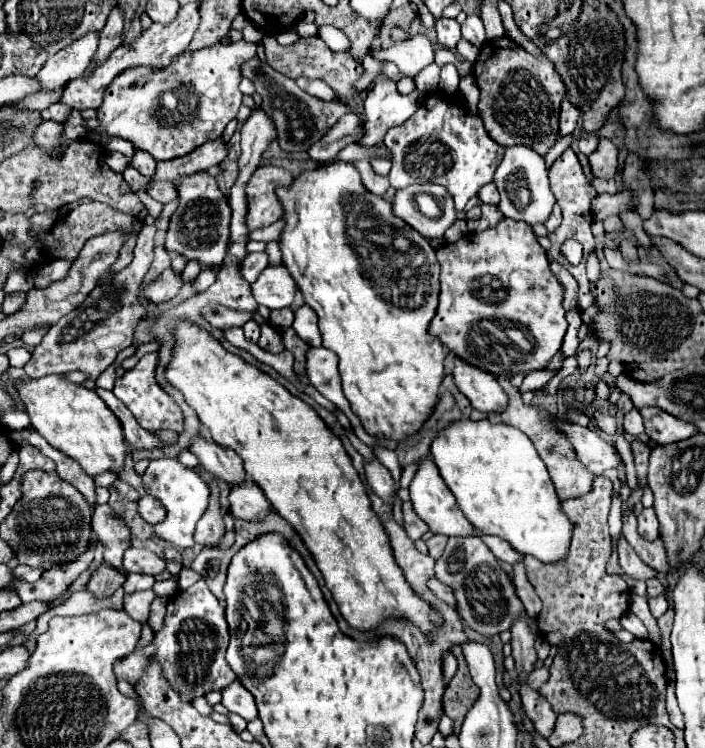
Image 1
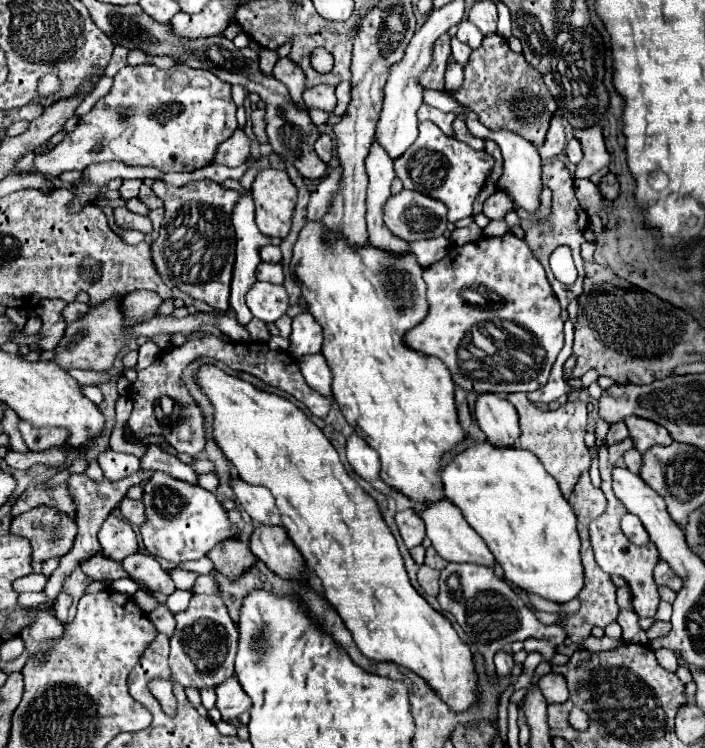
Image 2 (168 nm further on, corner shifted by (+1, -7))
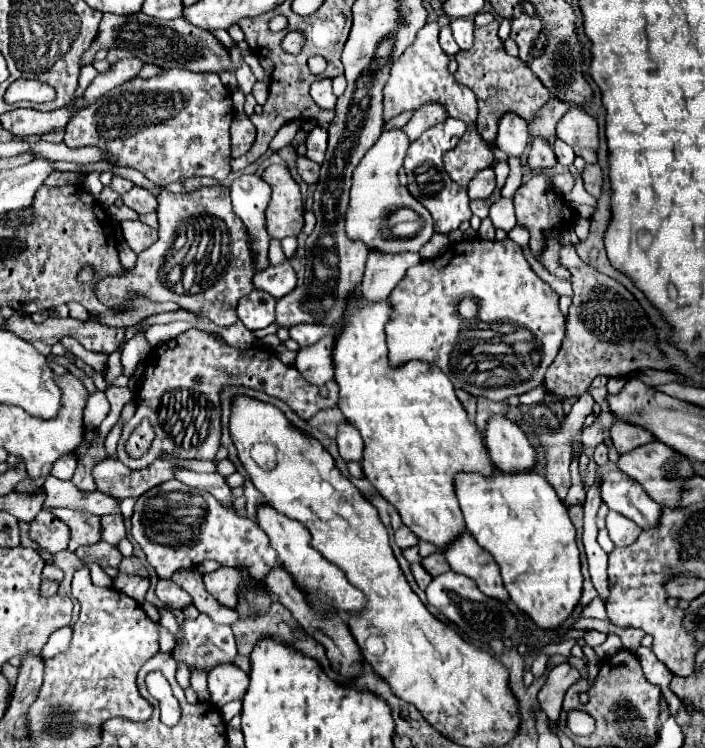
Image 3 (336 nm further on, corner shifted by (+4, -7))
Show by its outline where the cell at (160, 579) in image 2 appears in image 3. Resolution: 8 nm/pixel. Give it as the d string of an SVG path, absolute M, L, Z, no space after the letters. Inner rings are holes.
M159 580L157 588L159 588L159 600L173 610L181 610L183 606L191 604L189 594L183 588L179 588L173 580Z

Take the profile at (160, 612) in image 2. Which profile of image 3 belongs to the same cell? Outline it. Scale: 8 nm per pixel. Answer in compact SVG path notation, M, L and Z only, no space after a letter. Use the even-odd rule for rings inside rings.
M157 624L157 628L159 628L159 644L161 644L161 652L171 652L171 650L173 650L173 644L175 644L173 634L171 634L165 626L161 626L161 624Z

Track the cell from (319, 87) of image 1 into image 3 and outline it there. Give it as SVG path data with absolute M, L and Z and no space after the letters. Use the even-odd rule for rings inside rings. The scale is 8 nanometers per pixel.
M317 80L313 86L311 86L311 96L313 100L321 106L321 108L327 108L327 110L333 110L335 108L335 94L331 90L331 80Z

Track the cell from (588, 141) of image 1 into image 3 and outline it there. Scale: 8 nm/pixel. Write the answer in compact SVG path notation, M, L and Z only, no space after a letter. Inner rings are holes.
M555 140L555 156L557 156L559 164L569 166L569 164L571 164L569 158L575 158L575 152L573 152L573 148L571 148L569 144L565 144L565 142L561 142L561 140Z

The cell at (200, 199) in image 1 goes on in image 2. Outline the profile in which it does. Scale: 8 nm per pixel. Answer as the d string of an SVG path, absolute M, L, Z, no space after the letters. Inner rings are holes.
M212 180L192 182L184 188L174 188L164 182L154 182L152 190L164 200L164 220L158 238L152 242L152 262L166 286L178 288L192 300L202 300L214 310L230 308L232 264L236 260L236 234L232 228L232 210L240 200L236 190L230 190Z

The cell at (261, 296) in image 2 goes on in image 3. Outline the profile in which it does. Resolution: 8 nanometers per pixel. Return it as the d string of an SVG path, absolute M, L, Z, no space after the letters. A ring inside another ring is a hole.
M253 290L239 302L237 316L249 330L267 328L275 322L275 298L269 292Z

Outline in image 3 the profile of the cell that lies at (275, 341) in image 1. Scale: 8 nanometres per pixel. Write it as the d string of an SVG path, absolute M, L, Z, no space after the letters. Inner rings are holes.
M191 328L177 338L153 348L145 360L145 374L141 386L135 390L135 416L123 426L117 452L119 460L131 470L141 470L153 464L159 452L169 452L175 458L201 458L215 460L215 452L219 450L219 390L223 384L249 386L255 390L263 390L271 396L285 400L301 418L309 420L319 410L323 410L329 402L337 404L337 384L327 382L329 394L323 396L321 388L305 382L295 366L285 366L275 350L267 350L259 344L239 350L227 346L223 340L205 334L203 330ZM147 418L155 430L155 440L149 450L141 458L131 458L125 452L125 442L135 426Z

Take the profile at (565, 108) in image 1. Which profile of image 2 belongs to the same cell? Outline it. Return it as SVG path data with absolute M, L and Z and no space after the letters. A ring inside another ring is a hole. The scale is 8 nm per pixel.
M552 120L550 128L548 128L548 136L544 140L544 144L538 148L538 154L542 160L550 160L556 158L558 154L564 152L566 146L566 138L564 138L564 126L560 124L560 120Z

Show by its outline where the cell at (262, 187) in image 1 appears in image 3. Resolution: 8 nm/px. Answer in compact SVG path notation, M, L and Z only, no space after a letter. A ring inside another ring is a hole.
M267 166L261 174L261 178L271 186L273 194L265 212L265 228L271 238L285 238L285 236L297 236L303 228L303 200L301 200L301 190L297 182L291 178L287 166Z

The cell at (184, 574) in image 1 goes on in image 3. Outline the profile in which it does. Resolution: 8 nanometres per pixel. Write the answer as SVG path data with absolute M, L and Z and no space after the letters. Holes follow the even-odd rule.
M219 568L215 572L203 574L205 590L223 606L235 608L237 588L241 584L241 574L235 568Z

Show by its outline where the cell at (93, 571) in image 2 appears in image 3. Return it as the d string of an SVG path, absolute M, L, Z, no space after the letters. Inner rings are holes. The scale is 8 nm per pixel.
M97 542L89 548L81 548L81 552L75 552L79 558L89 558L91 562L99 562L101 566L111 566L117 568L119 562L123 560L121 552L117 548L109 548L109 544Z

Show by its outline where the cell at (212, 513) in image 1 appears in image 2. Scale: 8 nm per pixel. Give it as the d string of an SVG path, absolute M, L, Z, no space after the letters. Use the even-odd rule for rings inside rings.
M224 540L218 546L214 546L208 554L208 558L214 562L214 568L228 576L228 580L236 580L240 572L248 572L258 560L250 552L248 546L244 546L240 540Z

